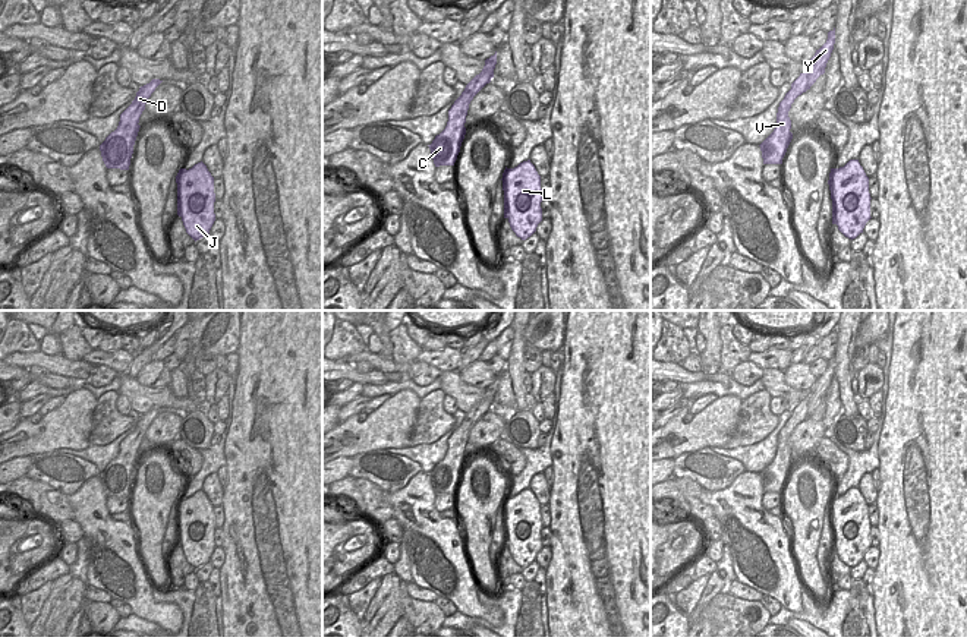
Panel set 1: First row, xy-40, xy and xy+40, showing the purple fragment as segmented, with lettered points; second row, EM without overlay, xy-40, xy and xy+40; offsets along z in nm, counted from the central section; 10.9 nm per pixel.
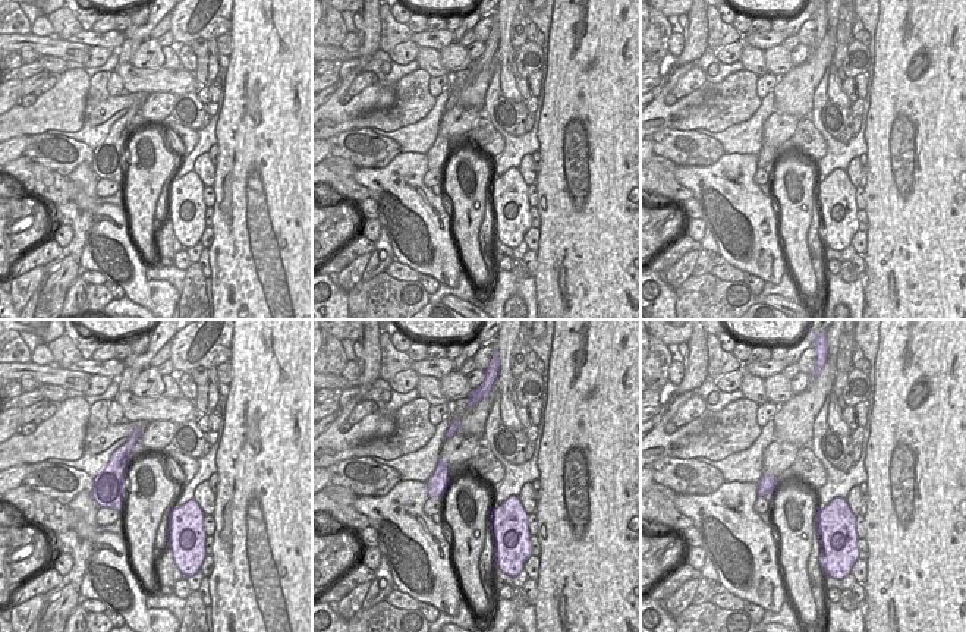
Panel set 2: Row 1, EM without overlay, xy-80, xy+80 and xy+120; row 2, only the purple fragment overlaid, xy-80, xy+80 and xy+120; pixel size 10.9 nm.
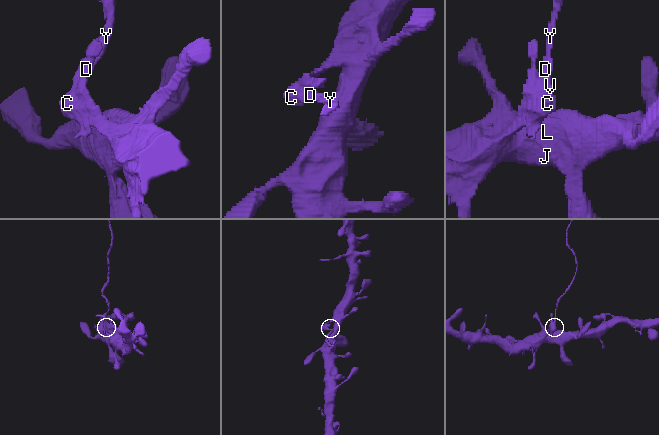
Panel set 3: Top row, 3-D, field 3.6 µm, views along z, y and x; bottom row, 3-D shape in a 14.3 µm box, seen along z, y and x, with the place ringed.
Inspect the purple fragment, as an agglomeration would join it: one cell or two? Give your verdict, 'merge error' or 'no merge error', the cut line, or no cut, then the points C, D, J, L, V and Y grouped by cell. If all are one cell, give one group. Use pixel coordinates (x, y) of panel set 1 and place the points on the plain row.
merge error; cut in xy+40 along (808, 394), (808, 407), (813, 410); C D J L V / Y

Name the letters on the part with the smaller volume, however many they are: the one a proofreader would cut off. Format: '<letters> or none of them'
Y

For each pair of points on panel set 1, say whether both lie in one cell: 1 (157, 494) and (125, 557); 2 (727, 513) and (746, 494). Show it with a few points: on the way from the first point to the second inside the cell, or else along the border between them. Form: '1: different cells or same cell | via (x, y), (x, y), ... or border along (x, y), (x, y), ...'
1: different cells | border along (131, 523), (135, 532), (136, 552), (144, 567)
2: same cell | via (731, 508), (742, 498)

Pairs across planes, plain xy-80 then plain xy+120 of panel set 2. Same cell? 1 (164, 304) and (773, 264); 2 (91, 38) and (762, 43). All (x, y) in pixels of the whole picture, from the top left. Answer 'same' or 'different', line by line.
1: same
2: same

